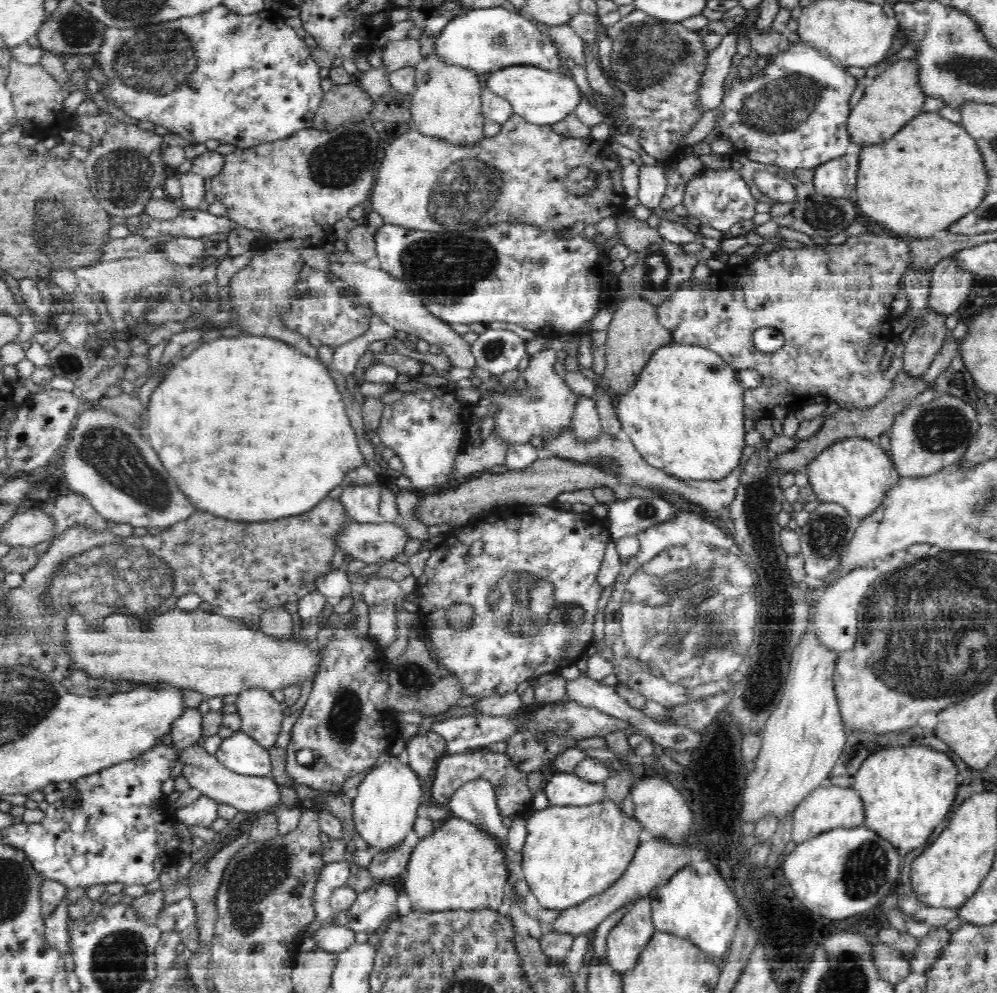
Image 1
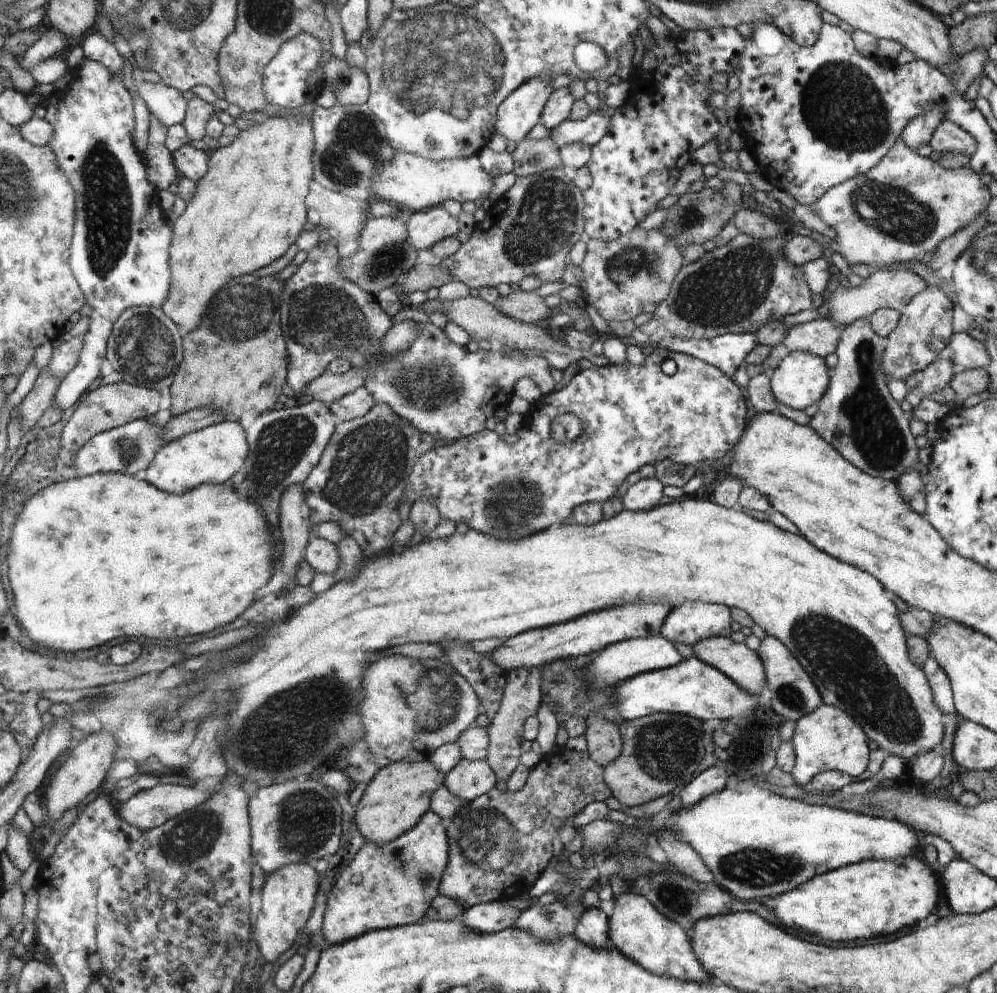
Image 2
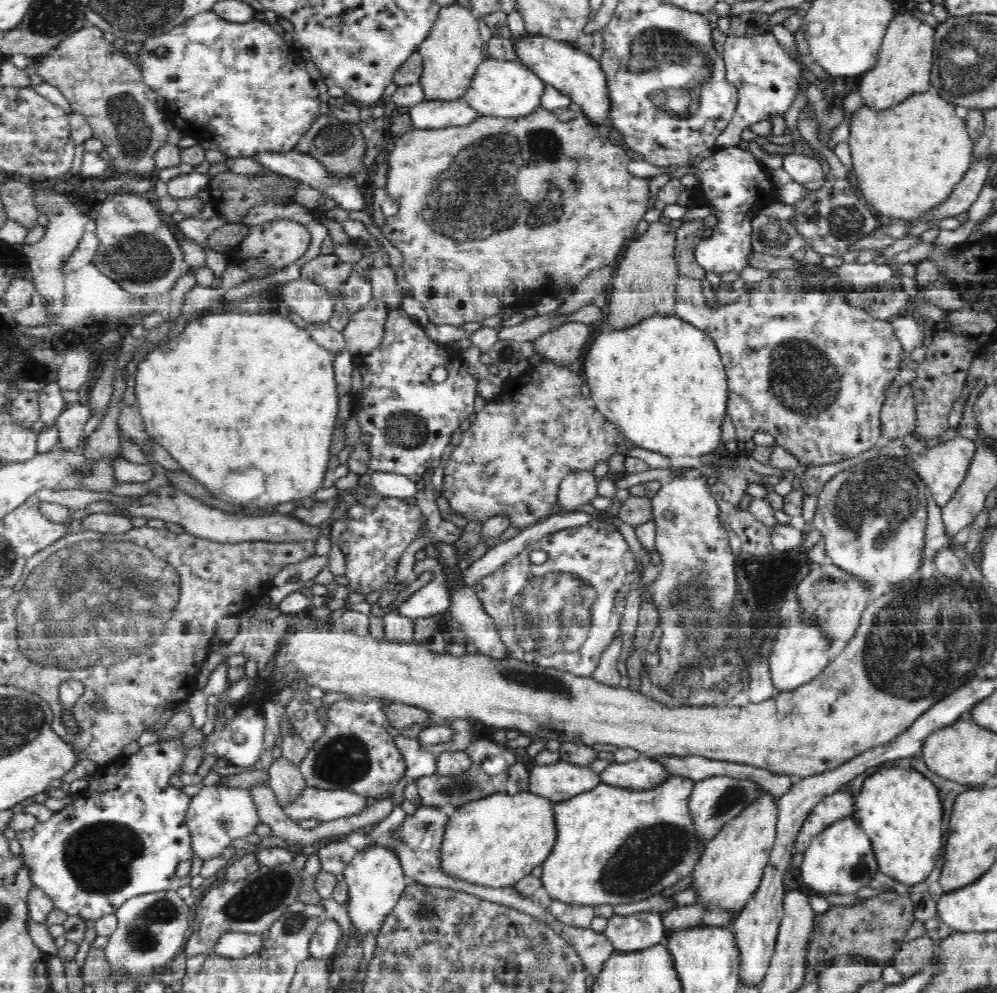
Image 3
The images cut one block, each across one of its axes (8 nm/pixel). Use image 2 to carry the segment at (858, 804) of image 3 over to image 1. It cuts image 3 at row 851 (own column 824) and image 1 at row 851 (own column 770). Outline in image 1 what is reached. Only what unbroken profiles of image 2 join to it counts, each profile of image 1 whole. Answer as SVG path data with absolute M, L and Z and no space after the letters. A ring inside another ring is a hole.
M898 745L888 750L874 752L862 762L853 777L855 784L851 787L858 791L863 800L866 812L865 826L878 833L878 836L893 843L901 855L907 851L924 846L932 831L940 824L946 814L954 809L956 796L956 766L948 758L948 754L924 746Z

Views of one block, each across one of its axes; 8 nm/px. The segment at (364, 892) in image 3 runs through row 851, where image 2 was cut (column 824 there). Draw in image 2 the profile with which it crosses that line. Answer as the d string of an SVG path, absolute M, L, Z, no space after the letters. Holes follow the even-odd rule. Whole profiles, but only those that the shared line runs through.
M792 351L780 365L770 373L770 386L779 404L786 404L796 410L806 410L808 406L822 400L831 386L831 371L822 356L810 352Z

